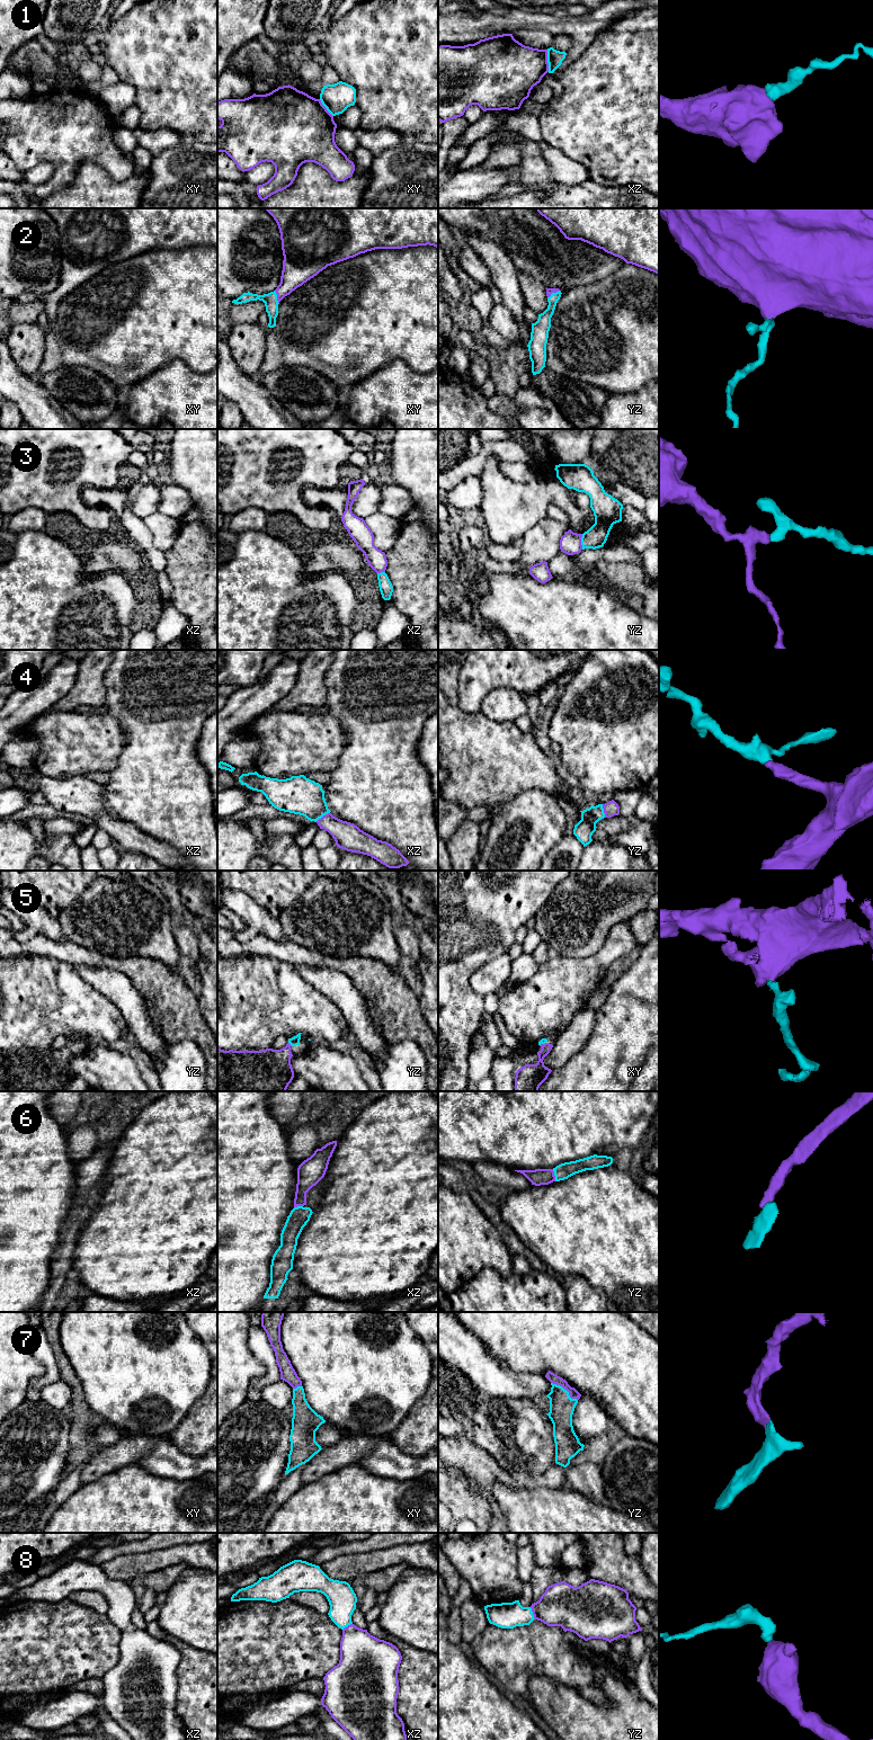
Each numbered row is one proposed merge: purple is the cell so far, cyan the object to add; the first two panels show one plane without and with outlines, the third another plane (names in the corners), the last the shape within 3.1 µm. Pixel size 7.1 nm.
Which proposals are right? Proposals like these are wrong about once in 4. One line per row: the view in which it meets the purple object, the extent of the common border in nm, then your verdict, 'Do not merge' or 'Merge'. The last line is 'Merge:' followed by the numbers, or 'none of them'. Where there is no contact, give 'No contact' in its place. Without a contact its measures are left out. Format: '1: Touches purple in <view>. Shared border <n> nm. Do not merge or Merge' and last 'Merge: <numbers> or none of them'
1: Touches purple in xz. Shared border 160 nm. Do not merge
2: Touches purple in xy. Shared border 100 nm. Merge
3: Touches purple in yz. Shared border 110 nm. Do not merge
4: Touches purple in xz. Shared border 120 nm. Merge
5: Touches purple in yz. Shared border 40 nm. Merge
6: Touches purple in yz. Shared border 90 nm. Merge
7: Touches purple in yz. Shared border 240 nm. Merge
8: Touches purple in yz. Shared border 100 nm. Merge
Merge: 2, 4, 5, 6, 7, 8

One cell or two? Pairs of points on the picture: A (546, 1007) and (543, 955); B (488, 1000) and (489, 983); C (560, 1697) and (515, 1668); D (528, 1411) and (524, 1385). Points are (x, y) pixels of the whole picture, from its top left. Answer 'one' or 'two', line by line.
A: two
B: two
C: two
D: two

